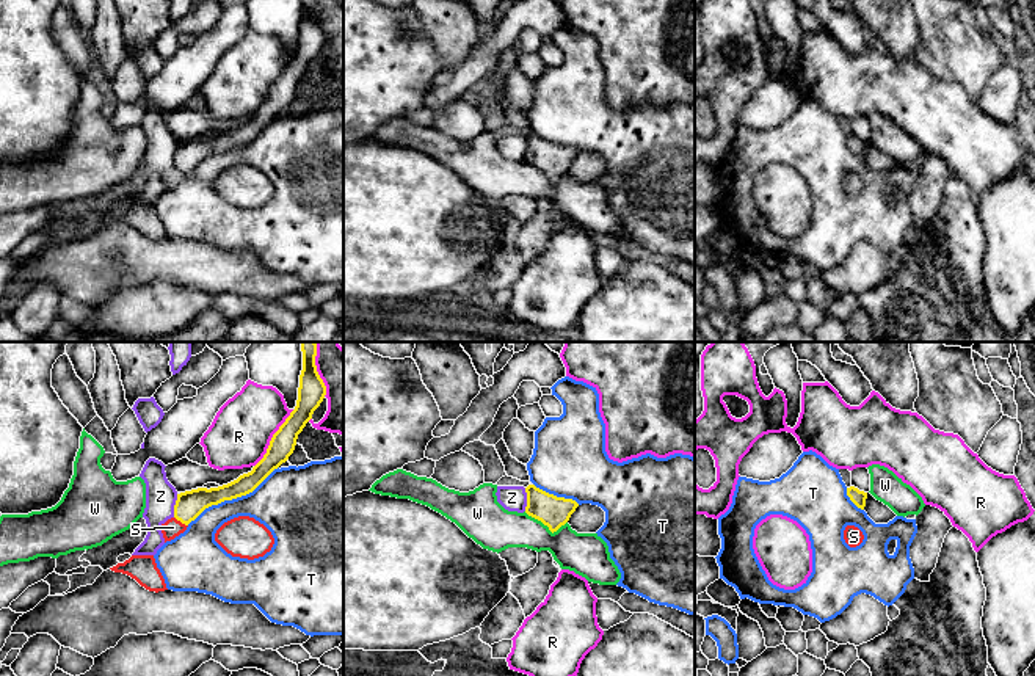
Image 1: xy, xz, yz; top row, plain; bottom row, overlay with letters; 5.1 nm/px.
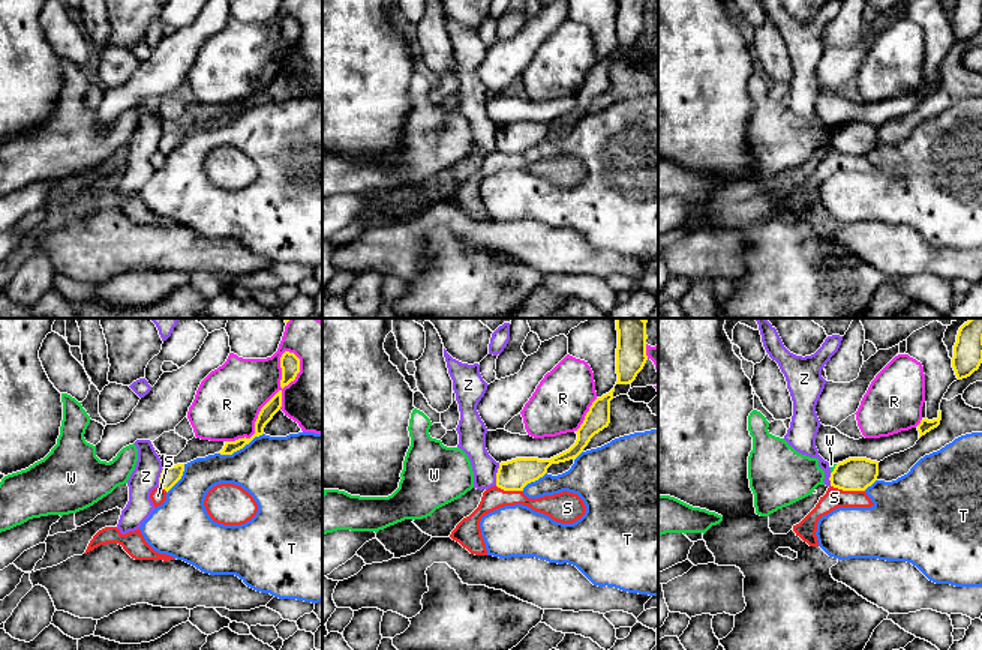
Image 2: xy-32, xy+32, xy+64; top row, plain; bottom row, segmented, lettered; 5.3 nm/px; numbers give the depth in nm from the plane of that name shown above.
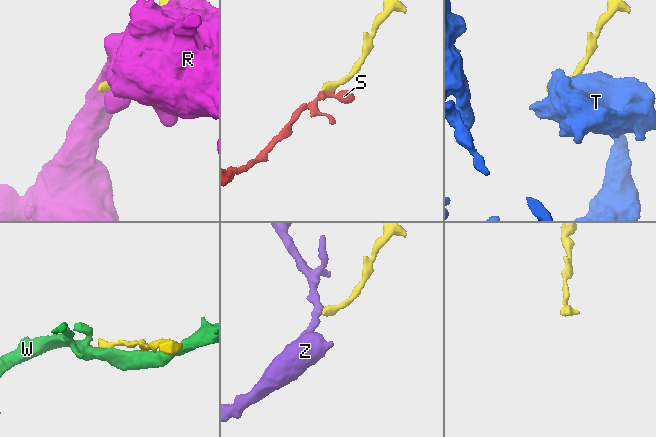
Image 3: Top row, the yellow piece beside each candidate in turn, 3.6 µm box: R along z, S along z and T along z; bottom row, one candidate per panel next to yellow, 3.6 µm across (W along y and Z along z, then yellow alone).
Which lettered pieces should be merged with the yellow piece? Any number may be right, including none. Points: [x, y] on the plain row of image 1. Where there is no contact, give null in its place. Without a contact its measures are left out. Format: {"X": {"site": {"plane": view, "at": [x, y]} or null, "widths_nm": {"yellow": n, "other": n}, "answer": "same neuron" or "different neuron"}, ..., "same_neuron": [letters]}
{"R": {"site": {"plane": "xy", "at": [272, 87]}, "widths_nm": {"yellow": 130, "other": 320}, "answer": "different neuron"}, "S": {"site": {"plane": "xy", "at": [181, 170]}, "widths_nm": {"yellow": 140, "other": 90}, "answer": "different neuron"}, "T": {"site": {"plane": "xy", "at": [232, 146]}, "widths_nm": {"yellow": 140, "other": 300}, "answer": "different neuron"}, "W": {"site": {"plane": "xz", "at": [546, 173]}, "widths_nm": {"yellow": 160, "other": 220}, "answer": "different neuron"}, "Z": {"site": {"plane": "xy", "at": [174, 154]}, "widths_nm": {"yellow": 140, "other": 160}, "answer": "different neuron"}, "same_neuron": []}

